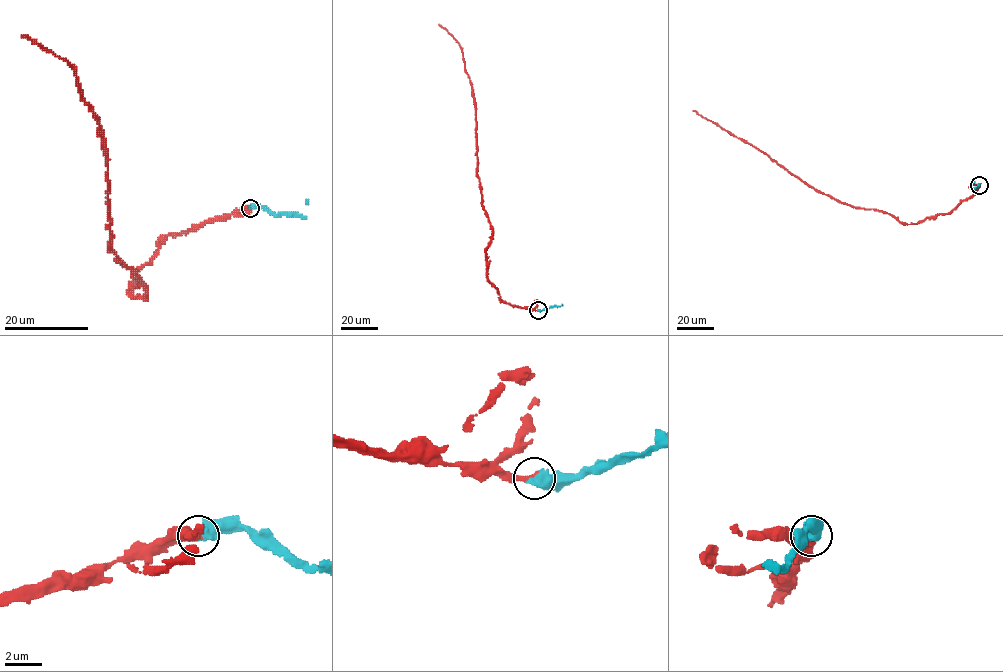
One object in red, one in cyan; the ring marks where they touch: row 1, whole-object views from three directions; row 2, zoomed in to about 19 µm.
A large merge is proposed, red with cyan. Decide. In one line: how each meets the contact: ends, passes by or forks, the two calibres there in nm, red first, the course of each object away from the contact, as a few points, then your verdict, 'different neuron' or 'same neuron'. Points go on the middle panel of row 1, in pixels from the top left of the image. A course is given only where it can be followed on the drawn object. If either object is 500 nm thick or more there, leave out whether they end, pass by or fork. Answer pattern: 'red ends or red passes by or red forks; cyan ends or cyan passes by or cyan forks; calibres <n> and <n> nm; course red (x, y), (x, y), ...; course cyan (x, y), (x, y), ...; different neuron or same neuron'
calibres 280 and 700 nm; course red (538, 310), (504, 303), (488, 279), (486, 251), (492, 227), (477, 174), (476, 103), (462, 49), (438, 24); course cyan (538, 310), (562, 306); same neuron

